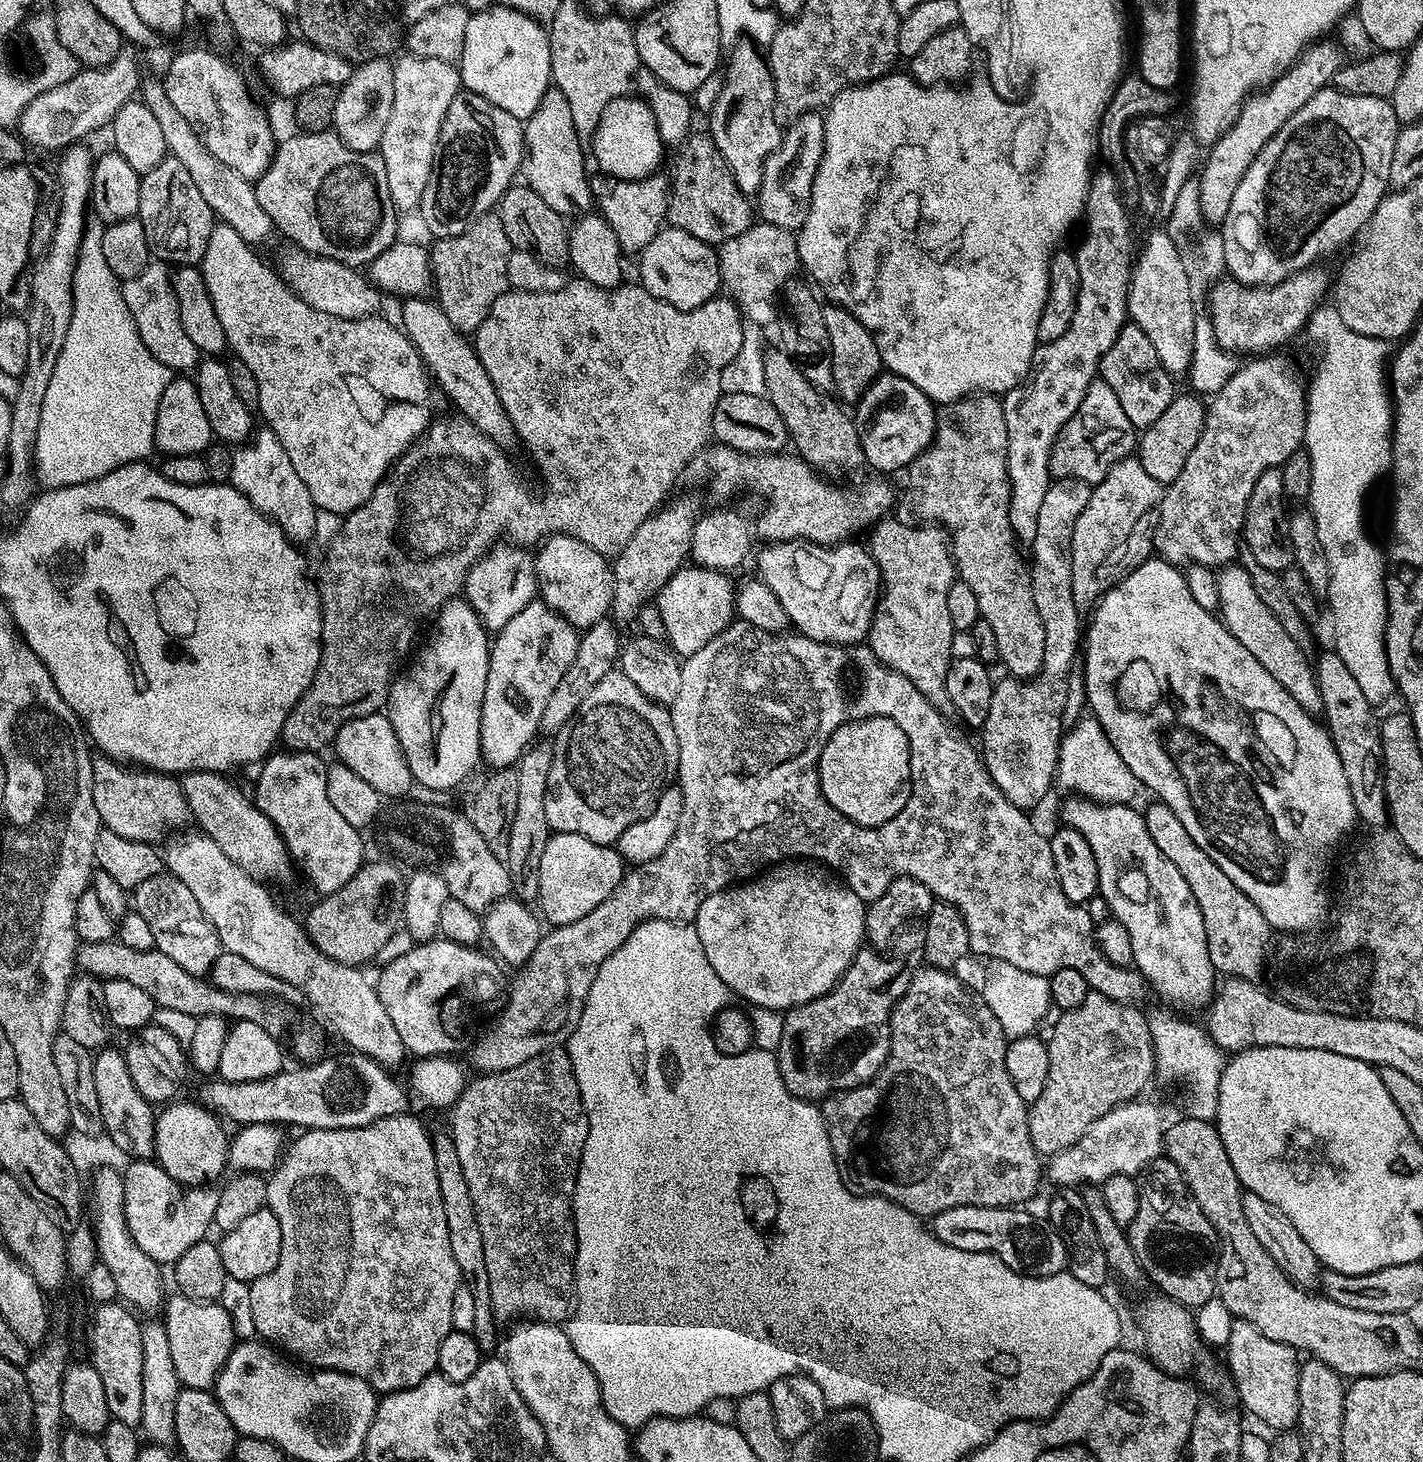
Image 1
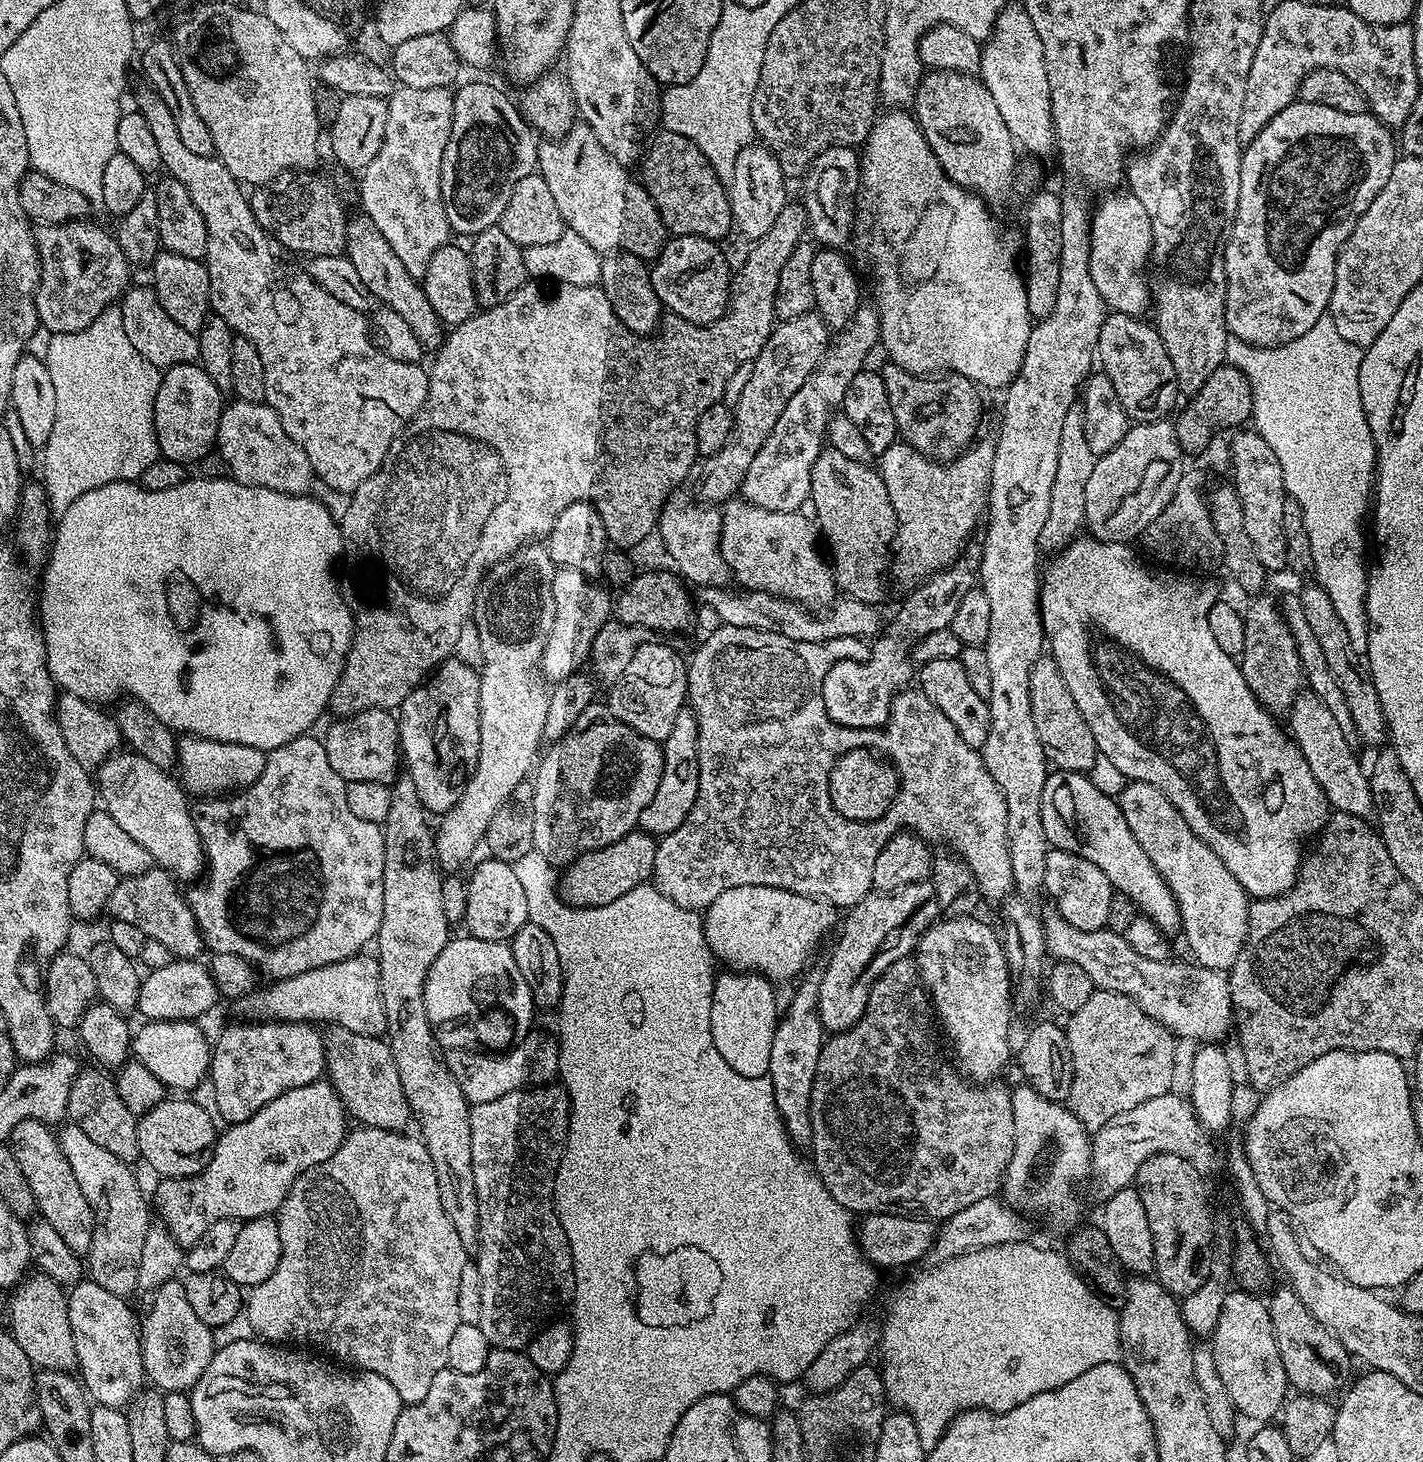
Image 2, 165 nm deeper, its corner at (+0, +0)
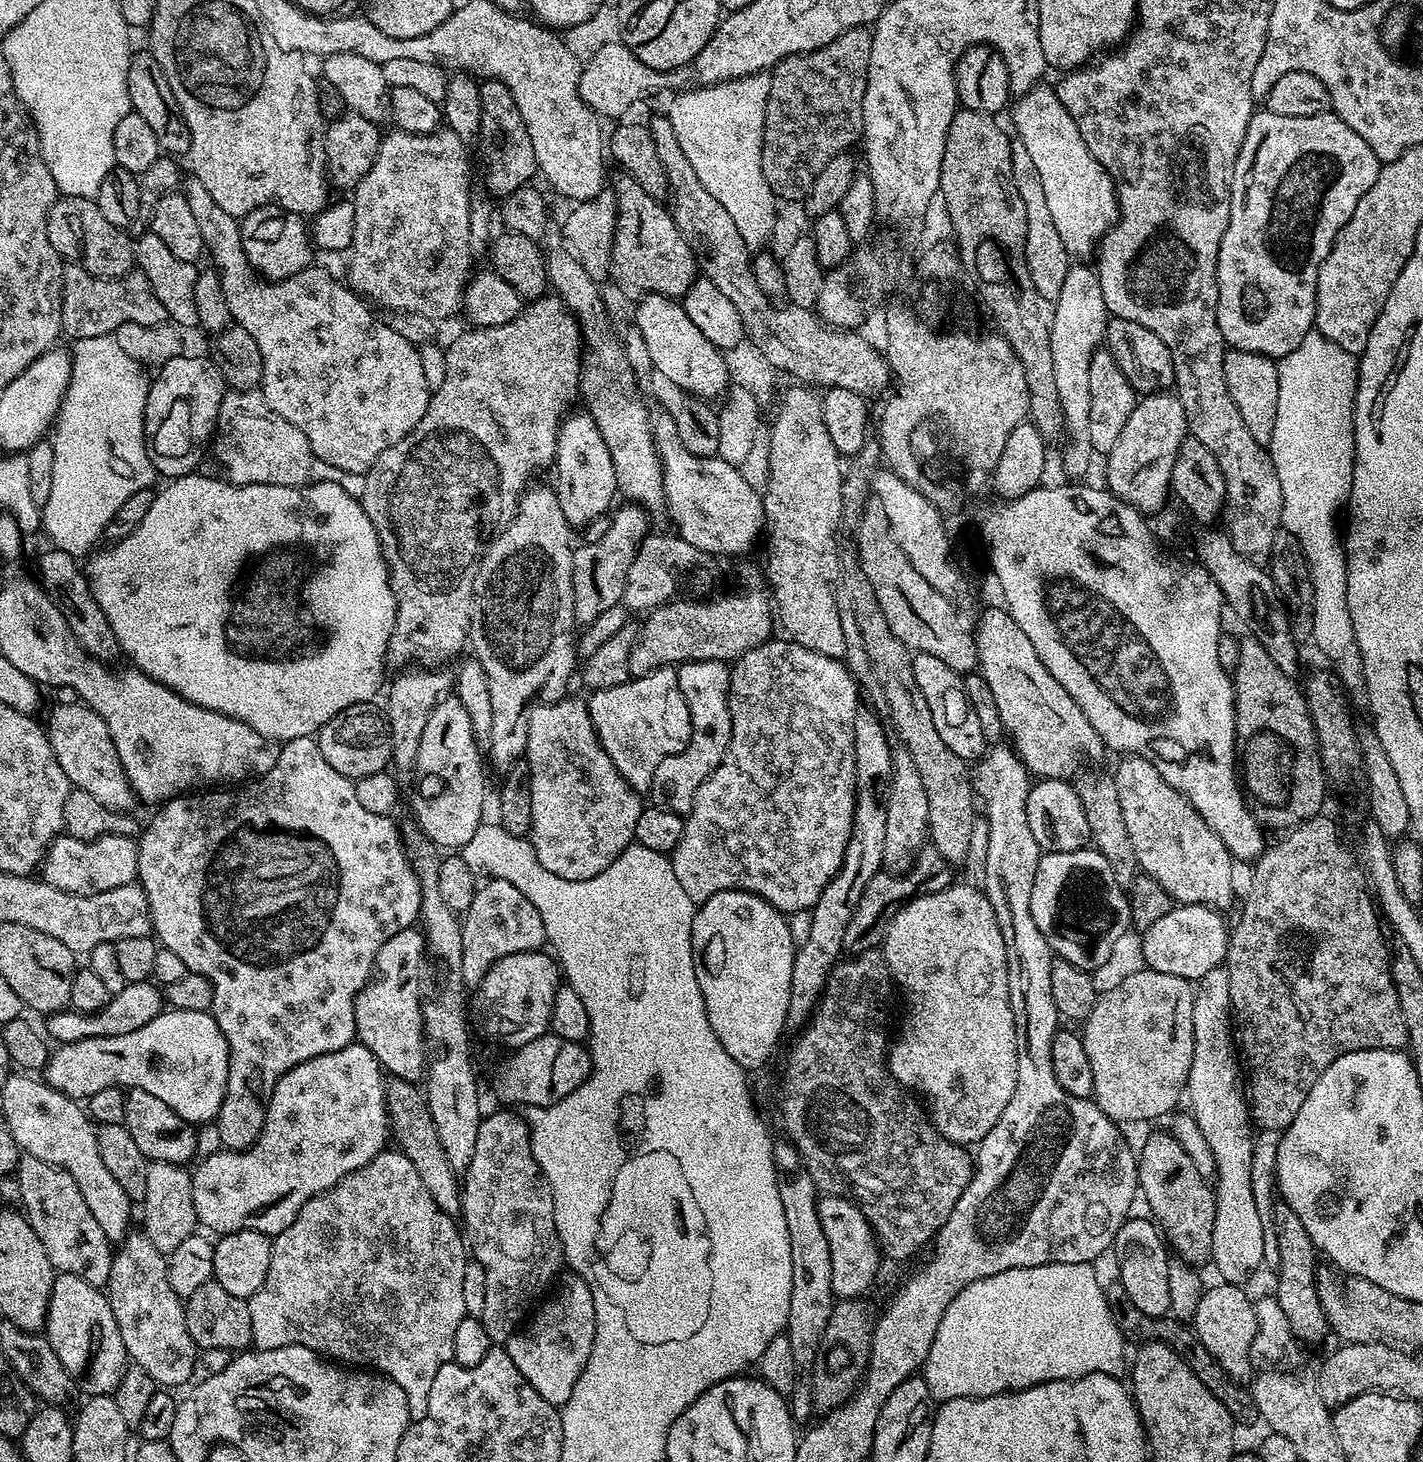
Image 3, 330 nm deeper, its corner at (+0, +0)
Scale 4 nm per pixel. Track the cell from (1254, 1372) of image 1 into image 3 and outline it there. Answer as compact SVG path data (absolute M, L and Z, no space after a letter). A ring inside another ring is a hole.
M1217 1282L1218 1284L1205 1287L1202 1298L1198 1298L1198 1310L1190 1321L1196 1337L1210 1350L1214 1362L1226 1370L1230 1379L1244 1382L1253 1375L1250 1358L1250 1346L1256 1330L1256 1305L1238 1284Z

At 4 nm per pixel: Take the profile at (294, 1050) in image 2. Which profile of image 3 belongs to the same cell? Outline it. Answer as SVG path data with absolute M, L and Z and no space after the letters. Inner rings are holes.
M299 736L293 740L283 741L280 744L278 762L265 776L245 783L243 786L233 787L231 790L204 790L199 794L176 796L172 800L165 800L153 812L156 813L153 814L152 821L149 824L145 823L143 825L136 845L136 849L138 850L138 883L144 889L144 893L148 899L155 939L163 947L174 950L174 954L178 954L178 958L182 958L182 962L188 967L189 972L210 974L212 982L211 1013L218 1022L218 1026L222 1030L222 1034L226 1038L228 1049L230 1050L230 1070L226 1078L226 1094L222 1098L222 1106L218 1110L214 1123L219 1131L219 1137L221 1138L223 1147L234 1152L240 1152L243 1148L251 1146L258 1138L258 1134L264 1125L266 1110L272 1097L272 1091L274 1090L274 1086L282 1078L282 1074L286 1074L294 1066L298 1066L310 1058L318 1058L322 1054L330 1054L334 1050L342 1050L347 1044L351 1044L356 1040L356 1023L354 1022L354 1002L356 1001L356 996L368 985L368 981L372 978L373 971L376 967L376 955L382 946L382 942L394 938L394 934L398 934L403 928L411 928L417 923L420 912L420 883L414 874L412 863L408 861L408 853L404 851L402 832L398 824L396 828L395 819L392 816L370 814L370 810L365 810L358 802L355 783L349 780L348 777L338 774L338 770L334 770L334 766L330 766L330 762L326 762L326 758L322 758L322 750L319 743L312 736Z

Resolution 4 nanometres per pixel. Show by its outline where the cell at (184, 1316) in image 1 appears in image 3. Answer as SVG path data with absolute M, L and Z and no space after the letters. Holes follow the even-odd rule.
M129 1231L119 1245L118 1251L113 1255L106 1295L114 1310L118 1330L122 1330L122 1342L126 1342L131 1363L135 1367L146 1370L146 1374L150 1374L150 1378L154 1378L154 1382L161 1389L176 1390L179 1384L186 1383L196 1368L198 1349L194 1338L190 1338L190 1330L186 1330L184 1300L171 1288L165 1253L158 1251L143 1231Z

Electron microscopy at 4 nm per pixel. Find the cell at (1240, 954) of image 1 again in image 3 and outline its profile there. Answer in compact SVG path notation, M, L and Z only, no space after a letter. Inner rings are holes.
M1125 755L1124 760L1114 768L1116 785L1118 786L1118 806L1122 806L1122 818L1126 822L1126 834L1130 834L1130 843L1134 845L1134 854L1139 871L1153 876L1166 890L1176 904L1205 904L1207 908L1225 910L1232 904L1232 895L1236 892L1236 884L1232 881L1232 864L1234 858L1226 850L1222 838L1206 826L1202 814L1190 806L1190 802L1146 758Z

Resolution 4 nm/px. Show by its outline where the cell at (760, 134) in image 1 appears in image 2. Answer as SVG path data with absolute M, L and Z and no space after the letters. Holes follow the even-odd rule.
M753 142L751 144L747 144L747 146L745 146L742 151L740 151L738 158L734 162L734 174L726 182L726 187L728 190L730 210L732 211L732 223L737 229L741 228L741 230L749 236L749 241L755 242L759 240L761 236L764 236L766 234L766 230L770 230L770 226L774 226L775 220L778 219L778 214L782 214L782 210L784 209L785 204L789 203L790 196L788 196L787 190L784 189L784 183L786 183L786 177L784 175L784 171L782 170L782 166L778 166L778 158L774 158L772 151L769 148L764 147L763 143Z

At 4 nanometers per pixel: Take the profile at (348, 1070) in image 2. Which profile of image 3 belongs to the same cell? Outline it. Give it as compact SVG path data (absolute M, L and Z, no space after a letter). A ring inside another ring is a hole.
M392 1078L387 1081L384 1097L388 1107L390 1132L394 1140L400 1143L397 1144L399 1151L406 1158L410 1158L410 1162L414 1162L414 1170L418 1170L426 1190L430 1190L430 1198L438 1202L438 1206L447 1216L459 1217L462 1184L442 1150L438 1129L434 1127L434 1118L430 1118L428 1101L424 1099L423 1091L413 1081Z

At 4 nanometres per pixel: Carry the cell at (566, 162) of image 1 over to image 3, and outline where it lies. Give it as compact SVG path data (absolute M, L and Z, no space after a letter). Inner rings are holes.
M620 174L614 191L616 233L612 243L611 279L616 279L617 286L633 298L651 293L683 298L698 278L698 261L686 238L682 238L671 211L661 201L646 194L646 190L627 174Z

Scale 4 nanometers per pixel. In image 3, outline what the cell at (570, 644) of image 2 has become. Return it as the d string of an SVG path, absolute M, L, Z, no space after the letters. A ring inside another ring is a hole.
M631 502L623 506L625 508L617 507L611 513L606 534L602 534L598 542L581 543L581 548L579 545L572 553L572 585L576 595L575 623L577 625L587 626L590 622L594 622L594 618L598 618L598 614L603 614L604 611L610 610L610 606L623 601L627 570L634 561L640 543L650 532L648 527L650 516L645 509Z

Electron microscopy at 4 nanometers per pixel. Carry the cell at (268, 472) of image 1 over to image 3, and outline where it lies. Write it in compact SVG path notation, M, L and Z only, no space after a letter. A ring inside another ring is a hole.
M225 391L222 398L222 406L218 410L216 419L216 431L214 433L214 456L227 472L227 479L234 484L273 484L274 486L290 486L299 488L310 480L310 466L313 462L312 447L306 442L306 434L298 430L282 418L266 403L259 391L234 392Z

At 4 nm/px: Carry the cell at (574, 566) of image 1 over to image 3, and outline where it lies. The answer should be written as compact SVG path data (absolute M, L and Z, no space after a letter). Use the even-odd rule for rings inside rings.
M580 410L577 416L569 415L560 425L554 461L555 472L554 487L558 506L562 506L562 514L566 514L566 522L573 529L583 529L585 524L597 520L613 507L612 499L617 499L618 496L614 462L602 430L598 430L594 418L587 411Z

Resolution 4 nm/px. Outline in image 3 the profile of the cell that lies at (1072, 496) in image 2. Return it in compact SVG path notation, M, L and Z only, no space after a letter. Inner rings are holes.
M1076 262L1069 267L1066 278L1062 281L1062 292L1054 302L1056 308L1050 312L1048 325L1048 337L1050 338L1050 358L1054 358L1054 383L1058 386L1058 398L1062 404L1062 418L1064 419L1064 431L1066 443L1064 448L1064 472L1068 478L1084 478L1088 467L1092 464L1094 449L1092 447L1092 435L1090 434L1090 362L1096 352L1101 351L1105 343L1104 335L1110 319L1108 307L1102 298L1102 286L1096 277L1095 267L1088 268L1084 262Z

